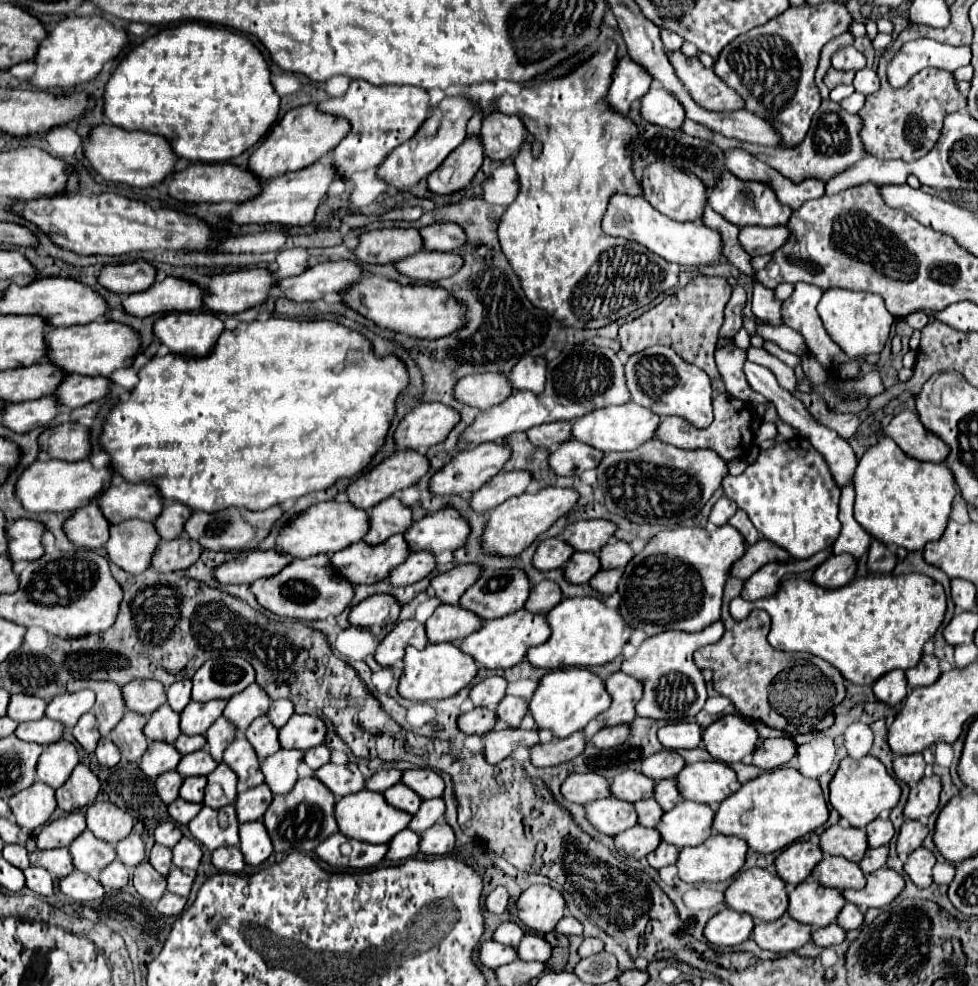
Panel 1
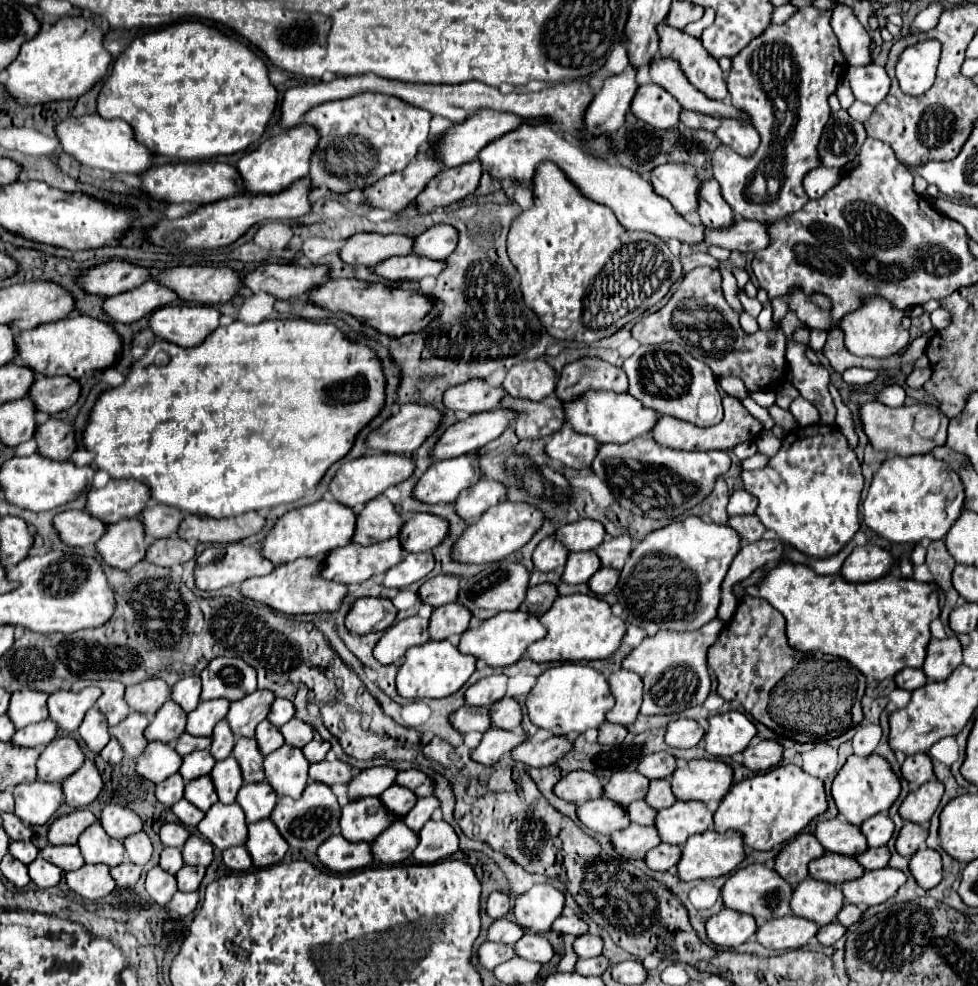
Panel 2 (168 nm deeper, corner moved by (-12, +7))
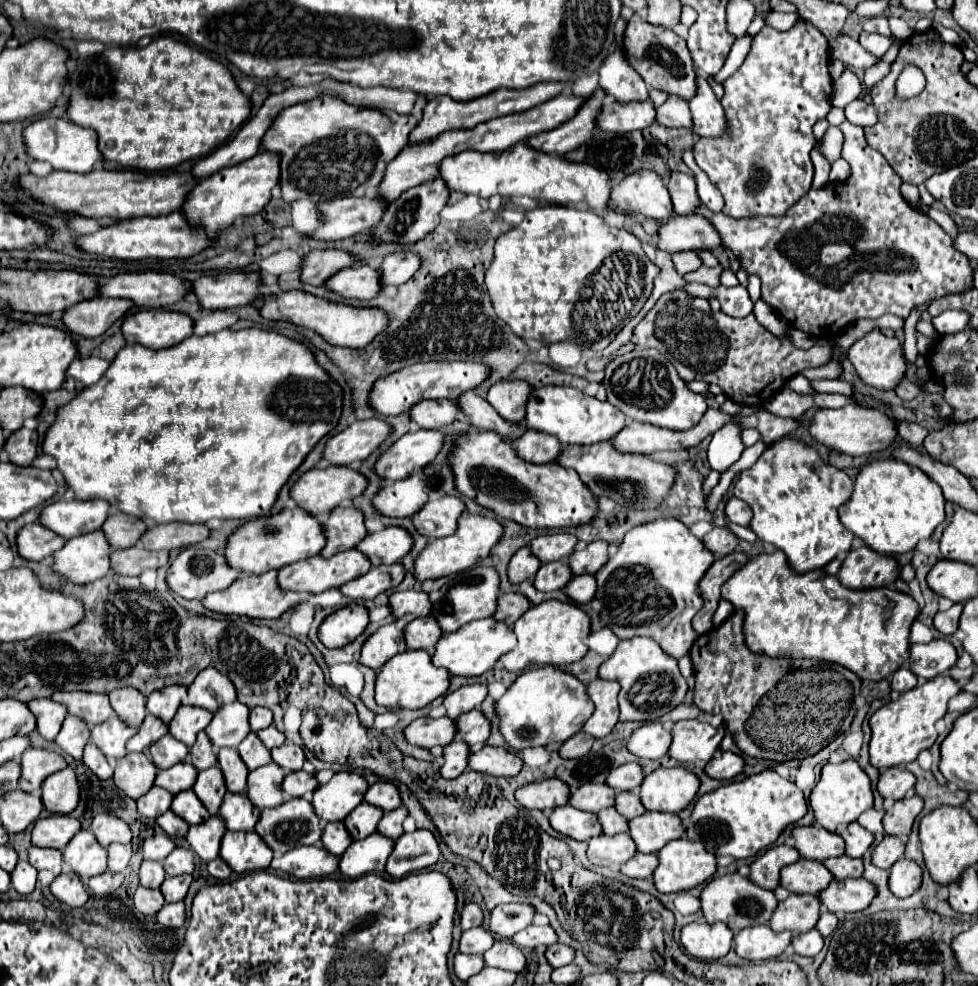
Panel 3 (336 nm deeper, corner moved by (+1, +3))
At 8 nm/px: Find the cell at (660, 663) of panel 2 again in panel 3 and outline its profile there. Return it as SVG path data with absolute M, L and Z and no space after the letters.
M644 636L622 640L616 652L600 666L598 676L604 680L620 682L622 686L618 694L620 720L640 720L640 722L656 720L674 710L678 704L682 704L688 692L688 682L680 674L678 660L670 658L670 654L666 654L658 646L658 642Z

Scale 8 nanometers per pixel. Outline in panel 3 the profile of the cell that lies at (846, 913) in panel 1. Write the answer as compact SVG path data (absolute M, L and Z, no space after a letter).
M822 912L822 916L820 916L820 920L818 920L818 924L816 924L816 928L820 930L820 934L822 936L828 936L830 932L834 932L834 928L838 926L838 918L834 916L834 914L830 914L830 912Z

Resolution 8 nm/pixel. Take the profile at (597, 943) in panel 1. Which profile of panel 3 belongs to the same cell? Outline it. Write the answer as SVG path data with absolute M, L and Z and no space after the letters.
M554 944L546 950L546 958L548 962L554 966L554 968L560 968L560 966L566 966L570 964L574 958L576 958L576 952L574 948L570 946L564 946L564 944Z

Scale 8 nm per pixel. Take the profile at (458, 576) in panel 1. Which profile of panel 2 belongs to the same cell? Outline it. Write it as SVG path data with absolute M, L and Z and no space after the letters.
M433 576L419 588L419 600L423 604L429 604L431 608L439 608L443 604L455 602L459 592L459 576Z

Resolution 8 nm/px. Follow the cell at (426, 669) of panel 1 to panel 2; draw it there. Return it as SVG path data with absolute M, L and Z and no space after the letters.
M429 640L423 646L415 646L405 652L405 660L397 670L397 692L399 696L411 700L447 698L453 692L457 692L473 672L475 672L475 658L459 654L459 650L449 640L441 642Z

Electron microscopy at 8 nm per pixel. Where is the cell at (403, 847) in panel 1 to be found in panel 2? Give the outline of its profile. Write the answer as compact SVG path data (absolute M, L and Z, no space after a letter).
M403 820L391 822L387 830L383 830L373 842L371 842L371 854L375 864L383 866L395 866L405 862L411 856L411 850L415 850L417 832L409 830Z

